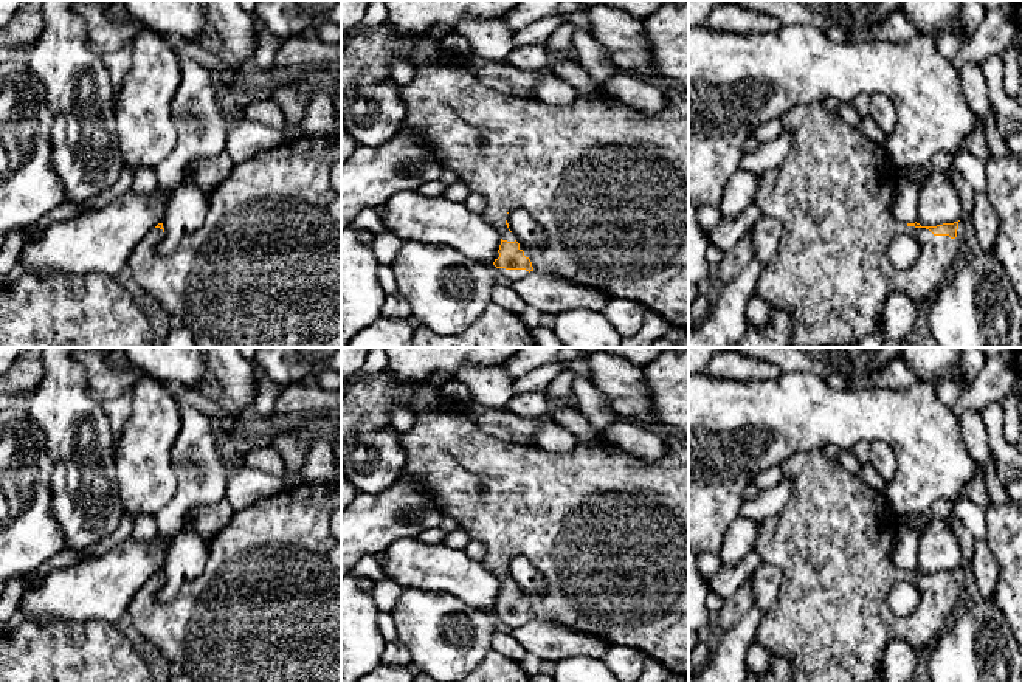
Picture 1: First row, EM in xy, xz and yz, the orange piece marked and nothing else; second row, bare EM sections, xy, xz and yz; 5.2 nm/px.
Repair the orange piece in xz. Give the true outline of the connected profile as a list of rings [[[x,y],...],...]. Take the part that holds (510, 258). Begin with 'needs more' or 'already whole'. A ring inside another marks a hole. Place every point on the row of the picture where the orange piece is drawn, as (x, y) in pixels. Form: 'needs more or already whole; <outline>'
needs more; [[[451,60],[419,64],[416,76],[406,85],[397,85],[397,91],[406,107],[400,133],[420,133],[447,170],[457,172],[471,194],[485,200],[482,219],[501,234],[501,245],[493,265],[506,282],[520,281],[530,271],[555,276],[572,284],[596,288],[606,298],[628,299],[644,304],[648,312],[662,316],[672,327],[689,329],[689,90],[670,88],[665,93],[667,107],[659,115],[640,113],[608,95],[591,96],[577,91],[569,105],[552,105],[537,98],[504,95],[482,84],[461,64]],[[512,209],[526,209],[543,228],[547,240],[540,248],[524,246],[509,229],[507,214]]]

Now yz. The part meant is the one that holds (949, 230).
needs more; [[[822,102],[792,107],[780,121],[783,130],[791,133],[791,147],[777,169],[758,175],[754,205],[761,214],[777,219],[783,234],[775,257],[765,265],[757,279],[755,293],[772,308],[791,315],[792,347],[848,347],[884,329],[884,304],[892,293],[903,293],[915,304],[931,301],[957,267],[971,231],[962,222],[937,226],[898,222],[890,212],[898,167],[882,146],[848,126],[837,112],[825,110]],[[899,234],[912,236],[921,248],[915,264],[904,270],[896,268],[887,256],[890,242]]]

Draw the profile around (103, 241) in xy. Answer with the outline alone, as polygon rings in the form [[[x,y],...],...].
[[[157,186],[150,194],[126,192],[99,211],[79,214],[71,220],[54,222],[34,240],[25,242],[19,262],[37,276],[53,273],[116,276],[127,264],[133,248],[163,222],[171,189]]]

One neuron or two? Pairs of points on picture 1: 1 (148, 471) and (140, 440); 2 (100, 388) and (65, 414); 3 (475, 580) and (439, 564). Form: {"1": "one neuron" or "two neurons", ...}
{"1": "one neuron", "2": "two neurons", "3": "one neuron"}

